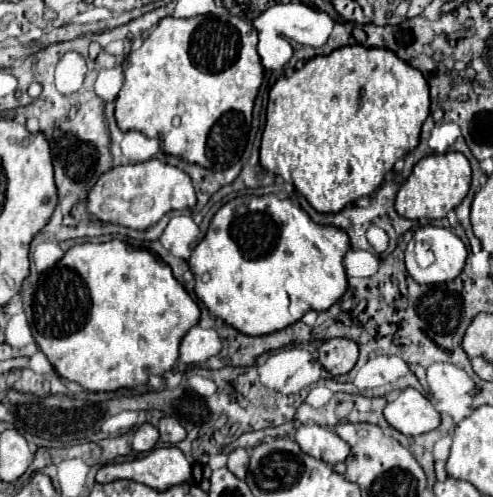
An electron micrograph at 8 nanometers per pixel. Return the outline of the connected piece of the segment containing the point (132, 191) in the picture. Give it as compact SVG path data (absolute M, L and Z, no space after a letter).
M149 159L145 163L115 167L113 171L105 173L105 177L101 177L89 191L87 209L93 219L143 231L157 223L165 213L193 209L195 203L195 189L185 171L165 165L159 159Z

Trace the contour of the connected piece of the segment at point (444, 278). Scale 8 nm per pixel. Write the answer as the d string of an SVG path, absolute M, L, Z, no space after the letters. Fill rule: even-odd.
M433 225L417 229L413 233L411 243L405 249L407 273L419 285L435 285L435 283L453 281L463 271L465 259L467 259L465 243L453 231L443 227L433 227ZM415 241L425 241L433 253L433 263L425 269L419 267L415 259L415 251L413 251Z

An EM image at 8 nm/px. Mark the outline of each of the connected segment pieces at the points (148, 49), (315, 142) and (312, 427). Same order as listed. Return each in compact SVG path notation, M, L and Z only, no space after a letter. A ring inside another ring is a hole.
M231 15L161 19L141 49L123 61L125 83L115 99L119 129L157 135L167 155L207 169L229 169L245 151L253 103L263 83L257 41L251 21ZM173 117L181 119L179 127L173 127Z
M349 45L349 47L341 47L335 49L331 55L317 55L313 59L309 59L299 71L295 71L291 77L281 77L269 91L269 103L267 103L267 123L263 129L263 139L261 139L261 165L275 173L281 175L295 185L295 189L309 201L309 205L319 211L319 213L339 213L341 209L345 209L349 203L355 203L361 197L371 197L379 185L383 183L385 175L393 169L397 159L403 159L409 151L413 151L419 145L419 135L421 135L421 127L425 123L425 119L429 117L429 85L425 81L425 77L413 69L411 65L407 65L405 61L401 61L393 51L389 49L365 49L361 45Z
M315 423L301 425L295 433L295 441L301 447L301 451L331 465L345 461L349 455L349 445L337 433L327 431L325 427Z

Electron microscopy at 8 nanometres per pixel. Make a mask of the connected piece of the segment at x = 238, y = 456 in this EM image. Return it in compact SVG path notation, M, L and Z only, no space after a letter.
M235 449L233 453L229 453L229 457L227 457L227 469L229 469L235 477L245 479L247 465L249 465L249 455L245 453L245 449Z

